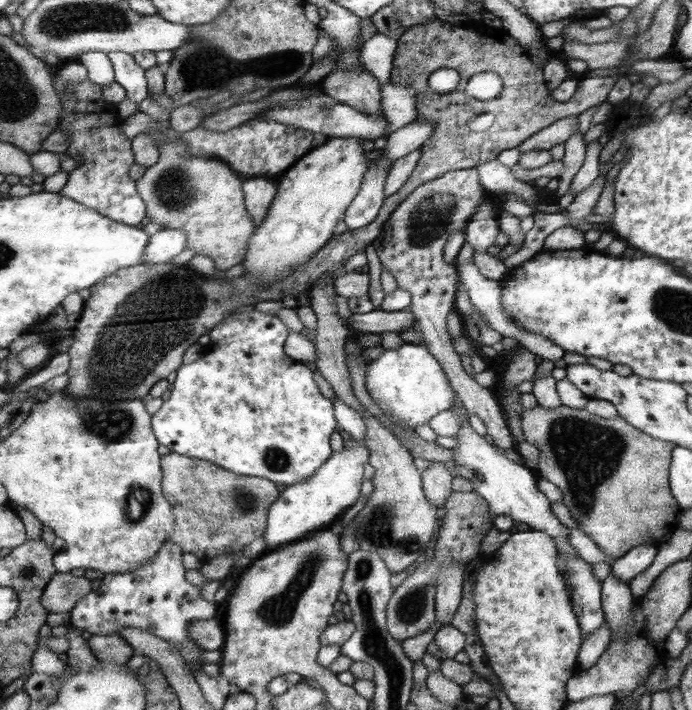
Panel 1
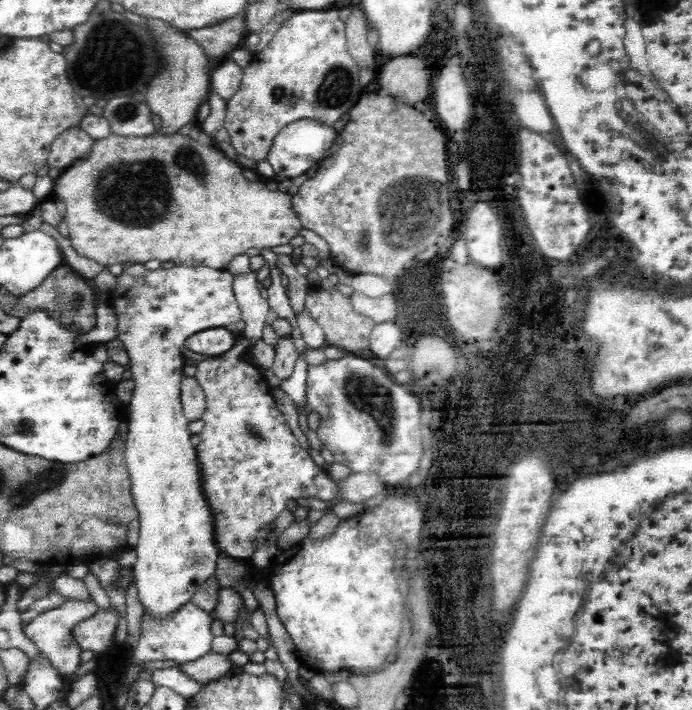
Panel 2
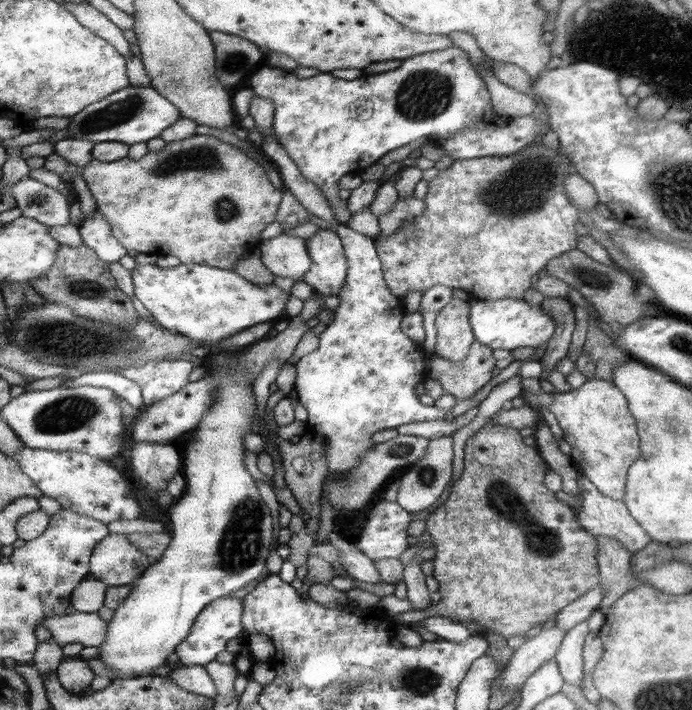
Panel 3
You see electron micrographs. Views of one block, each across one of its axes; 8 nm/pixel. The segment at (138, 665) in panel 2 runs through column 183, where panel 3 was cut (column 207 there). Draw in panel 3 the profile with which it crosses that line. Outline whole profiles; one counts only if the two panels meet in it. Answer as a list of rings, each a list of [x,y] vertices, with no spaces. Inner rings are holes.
[[[228,596],[218,598],[206,606],[193,625],[191,634],[186,638],[186,641],[178,644],[176,654],[178,654],[180,663],[186,667],[206,667],[210,662],[216,661],[216,656],[227,650],[230,641],[244,635],[243,610],[245,610],[243,598],[228,598]]]

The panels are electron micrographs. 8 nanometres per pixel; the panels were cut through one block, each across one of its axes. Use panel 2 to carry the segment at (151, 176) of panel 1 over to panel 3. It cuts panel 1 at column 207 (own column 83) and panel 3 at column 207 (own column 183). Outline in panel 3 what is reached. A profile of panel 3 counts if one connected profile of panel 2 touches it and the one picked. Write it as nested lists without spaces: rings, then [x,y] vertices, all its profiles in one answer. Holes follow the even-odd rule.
[[[193,135],[190,138],[179,142],[167,143],[164,148],[159,152],[148,152],[142,156],[140,160],[130,160],[125,157],[116,162],[99,162],[93,160],[83,170],[82,177],[84,177],[88,188],[95,198],[97,208],[100,214],[104,216],[104,220],[110,222],[112,234],[117,238],[117,242],[128,252],[135,250],[140,254],[149,254],[165,256],[176,256],[181,264],[194,264],[194,265],[208,265],[213,267],[220,267],[222,270],[234,270],[242,256],[260,242],[260,232],[276,220],[278,204],[284,197],[284,188],[276,188],[270,184],[270,180],[266,178],[264,169],[260,168],[257,162],[253,162],[245,152],[240,149],[234,148],[214,136]]]

